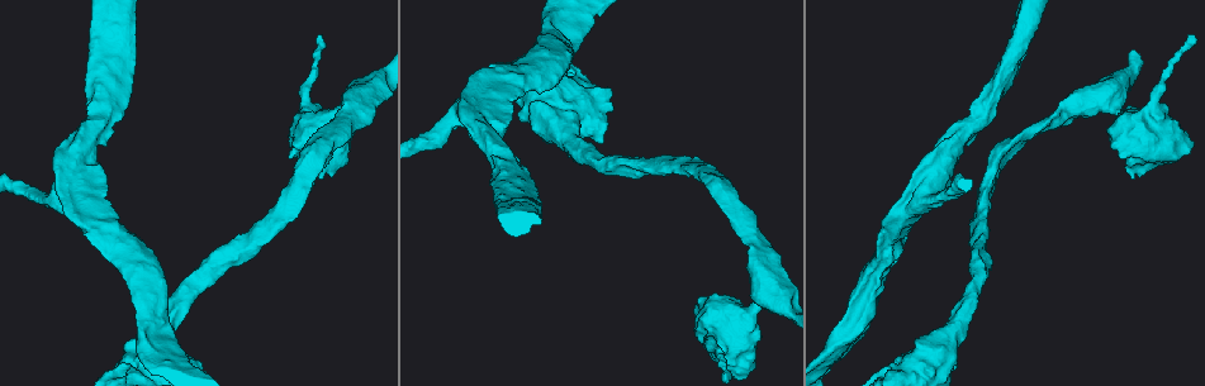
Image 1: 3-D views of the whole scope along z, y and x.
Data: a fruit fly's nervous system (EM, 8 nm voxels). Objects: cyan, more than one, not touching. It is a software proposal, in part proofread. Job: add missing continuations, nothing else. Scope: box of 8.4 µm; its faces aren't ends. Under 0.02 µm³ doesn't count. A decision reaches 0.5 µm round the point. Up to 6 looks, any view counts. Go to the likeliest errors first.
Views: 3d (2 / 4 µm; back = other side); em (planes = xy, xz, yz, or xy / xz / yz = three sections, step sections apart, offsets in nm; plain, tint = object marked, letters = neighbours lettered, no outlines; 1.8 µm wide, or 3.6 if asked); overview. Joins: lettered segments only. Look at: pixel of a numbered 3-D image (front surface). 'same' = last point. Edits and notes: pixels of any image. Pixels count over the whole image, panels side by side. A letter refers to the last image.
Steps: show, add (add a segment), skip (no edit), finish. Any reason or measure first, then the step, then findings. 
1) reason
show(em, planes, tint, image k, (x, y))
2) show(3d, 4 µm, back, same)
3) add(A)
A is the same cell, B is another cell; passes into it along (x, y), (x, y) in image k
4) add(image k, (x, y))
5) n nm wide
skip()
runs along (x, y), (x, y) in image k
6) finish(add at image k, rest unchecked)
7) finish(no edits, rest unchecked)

calibre changes
show(em, 3.6 µm, xz, step 8, letters, image 1, (930, 179))

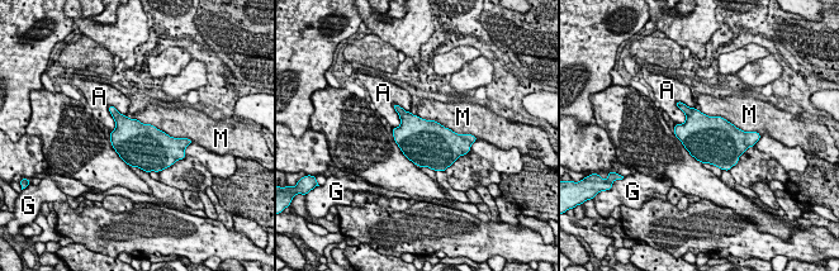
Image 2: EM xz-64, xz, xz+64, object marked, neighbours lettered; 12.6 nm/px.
skip()
A, G and M are other cells; border along (700, 110), (721, 115), (744, 132) in image 2; none of them fits

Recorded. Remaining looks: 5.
show(3d, 2 µm, image 1, (136, 53))

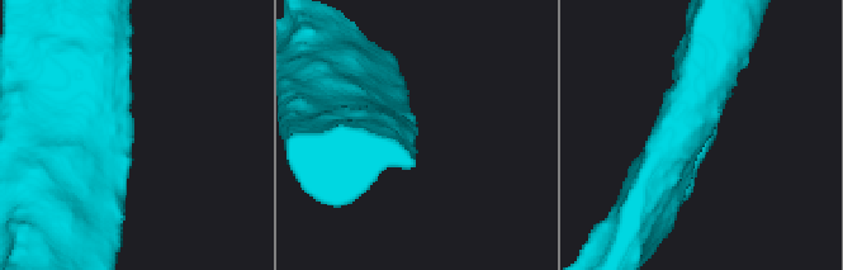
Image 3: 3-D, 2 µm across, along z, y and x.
now the EM
show(em, planes, letters, image 3, (133, 130))

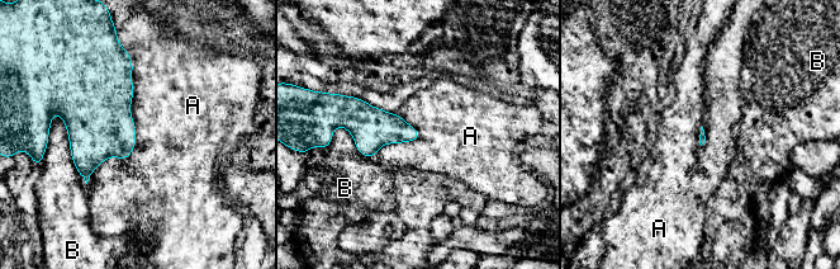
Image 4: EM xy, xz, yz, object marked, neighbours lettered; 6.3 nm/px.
skip()
A and B are other cells; none of them fits

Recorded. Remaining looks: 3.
stops while still wide
show(3d, 4 µm, back, image 1, (603, 140))

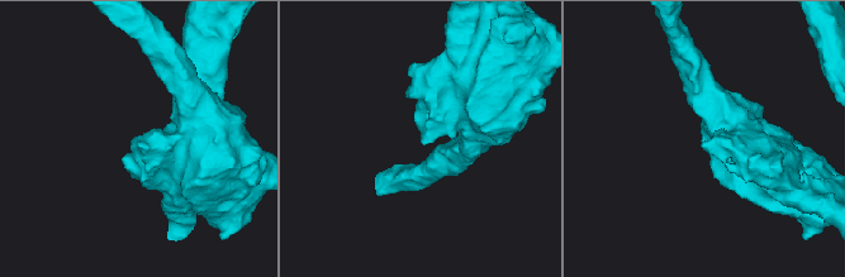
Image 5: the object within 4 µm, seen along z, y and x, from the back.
now the EM
show(em, yz, step 4, tint, image 5, (140, 142))

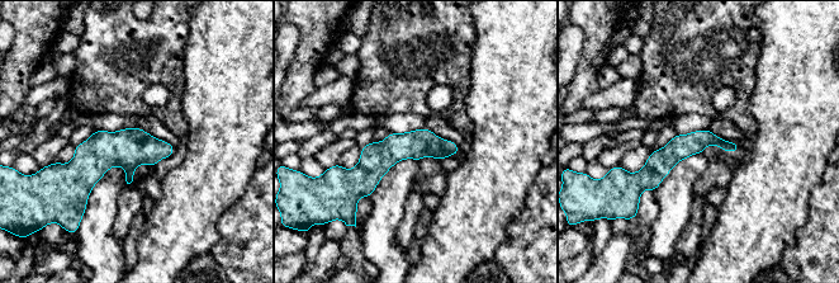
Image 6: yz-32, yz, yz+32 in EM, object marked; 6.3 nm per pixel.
show(em, planes, letters, same)

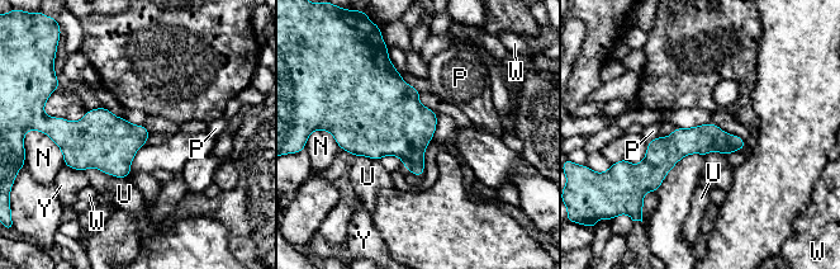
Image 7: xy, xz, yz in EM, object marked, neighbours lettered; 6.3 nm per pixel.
skip()
N, P, U, W and Y are other cells; runs along (741, 144), (680, 142), (637, 177) in image 7; none of them fits

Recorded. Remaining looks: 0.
finish(no edits, rest unchecked)

